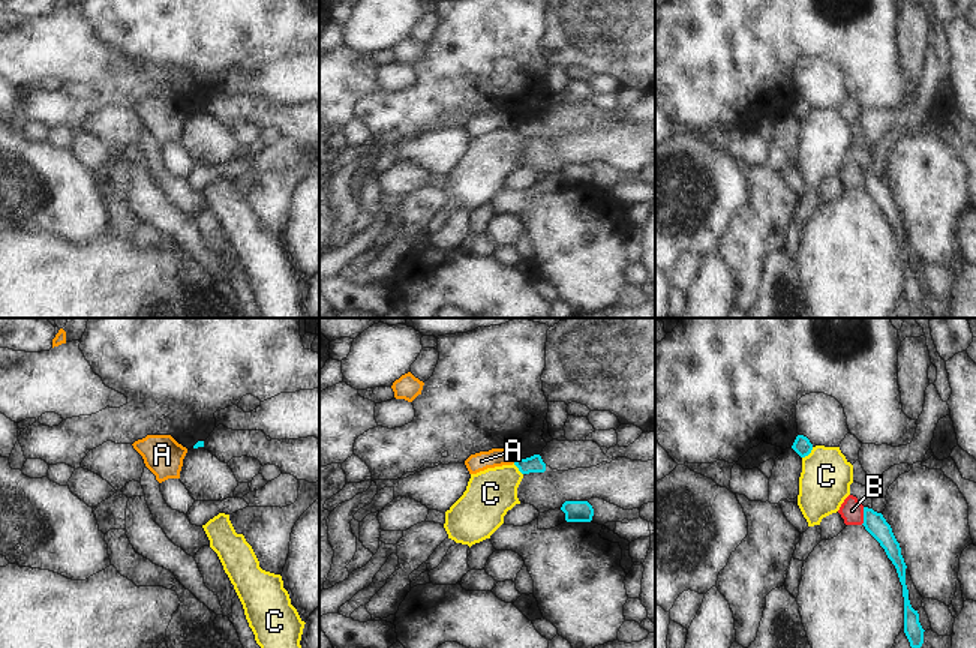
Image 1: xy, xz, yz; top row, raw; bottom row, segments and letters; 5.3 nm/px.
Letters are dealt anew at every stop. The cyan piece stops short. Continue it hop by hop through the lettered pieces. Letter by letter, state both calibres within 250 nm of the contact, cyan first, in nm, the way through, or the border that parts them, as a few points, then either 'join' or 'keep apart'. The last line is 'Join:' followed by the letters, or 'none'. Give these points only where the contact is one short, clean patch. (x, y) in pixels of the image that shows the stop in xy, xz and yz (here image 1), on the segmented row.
A: 90/100 nm | along xz (516, 459), (513, 462) | keep apart
B: 120/120 nm | along yz (864, 507), (864, 521), (861, 524) | keep apart
C: 90/280 nm | along yz (813, 447), (802, 458) | keep apart
Join: none

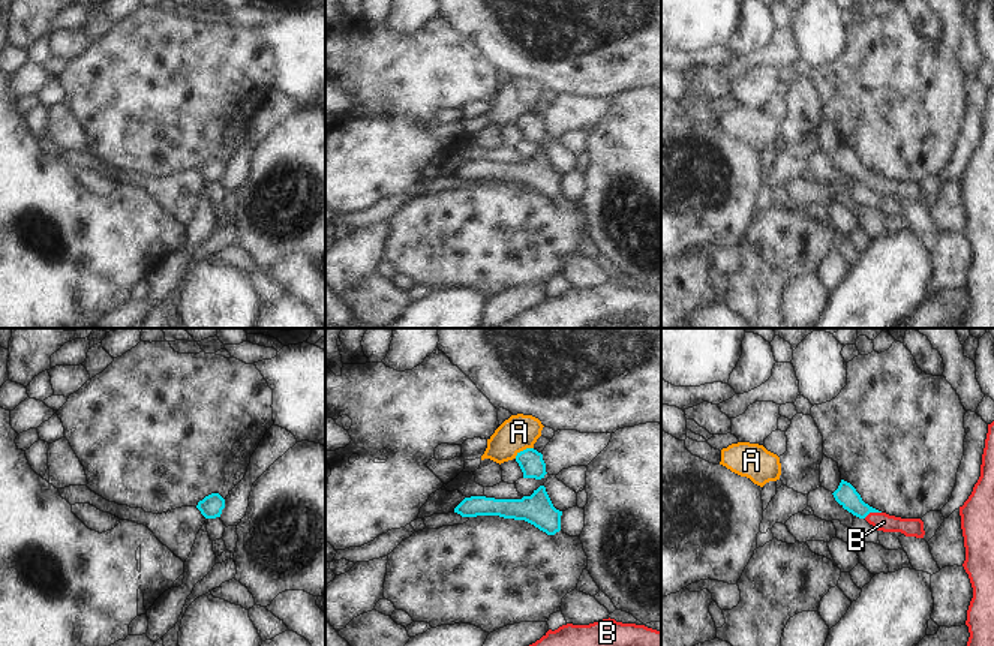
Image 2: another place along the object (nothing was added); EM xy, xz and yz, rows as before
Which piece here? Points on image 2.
A: 130/190 nm | along xz (532, 447), (523, 448), (514, 457) | keep apart
B: 120/100 nm | across yz (846, 495), (861, 510), (871, 511), (883, 522) | join
Join: B

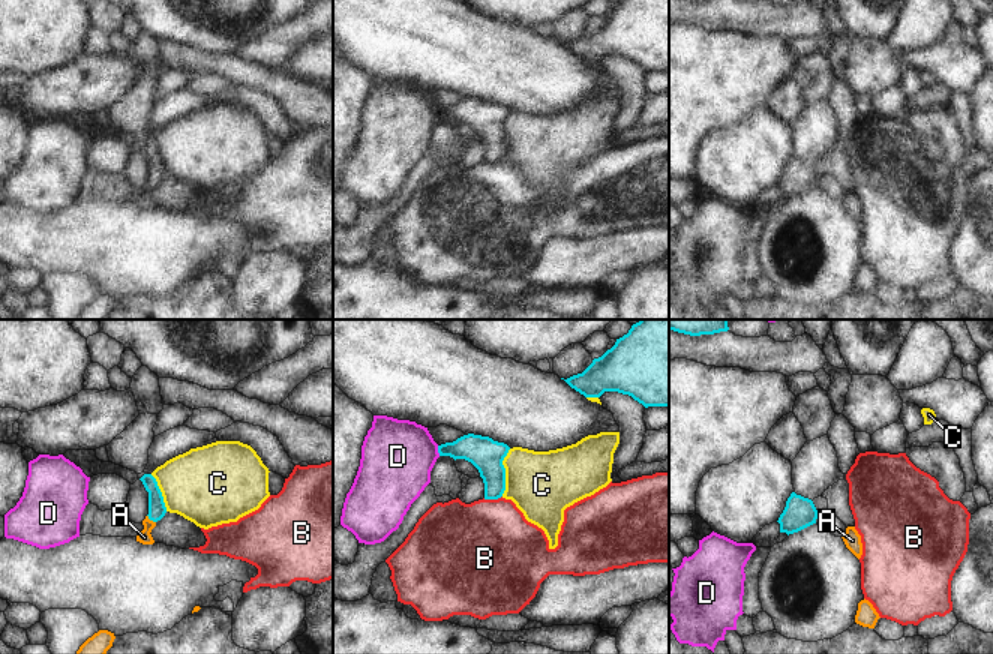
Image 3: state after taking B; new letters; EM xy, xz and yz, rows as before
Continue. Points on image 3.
A: 100/70 nm | across xy (156, 507), (150, 519), (144, 537) | join
B: 180/480 nm | along xz (501, 495), (483, 498) | keep apart
C: 180/360 nm | keep apart
D: 170/380 nm | keep apart
Join: A

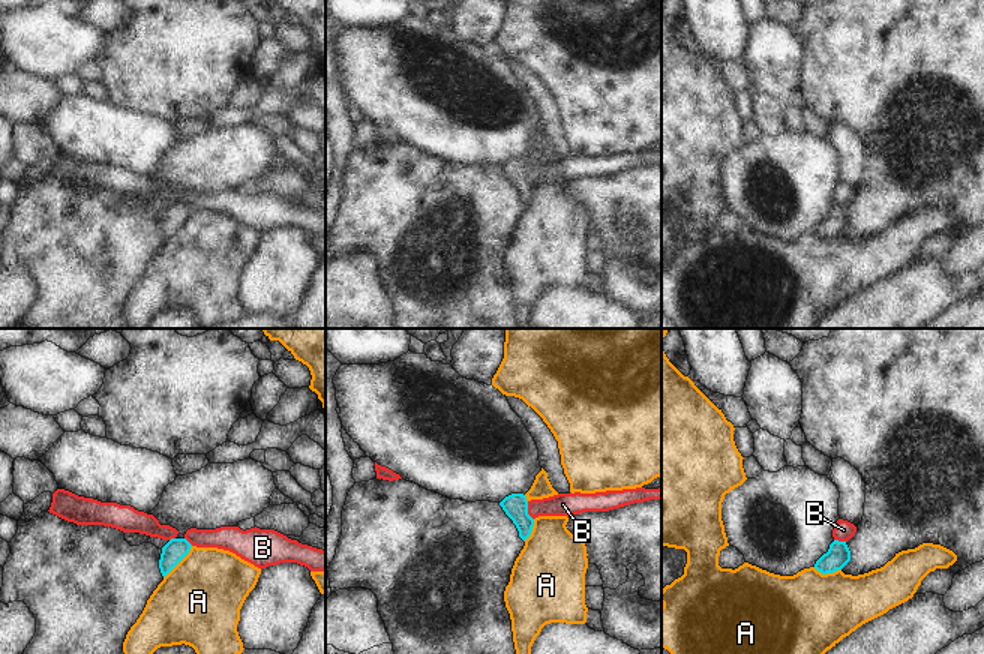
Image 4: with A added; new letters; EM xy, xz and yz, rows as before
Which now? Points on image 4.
A: 120/460 nm | keep apart
B: 130/130 nm | along xz (527, 501), (527, 513), (533, 519) | keep apart
Join: none

